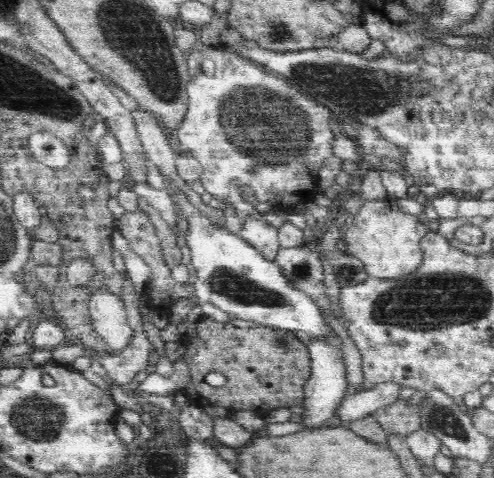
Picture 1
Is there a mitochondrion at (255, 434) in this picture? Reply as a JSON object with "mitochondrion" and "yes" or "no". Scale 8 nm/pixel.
{"mitochondrion":"no"}

